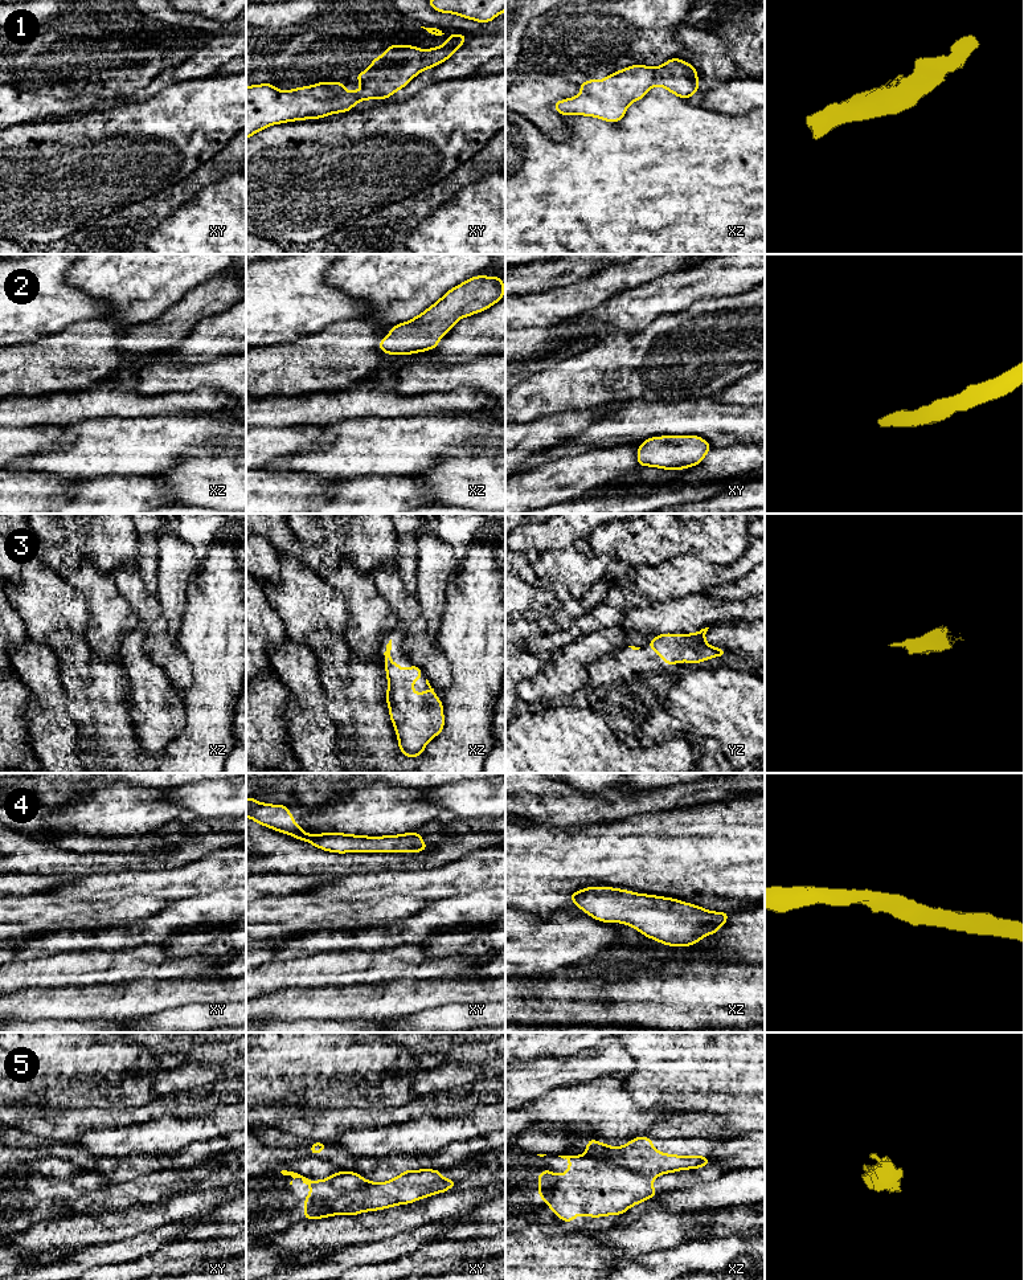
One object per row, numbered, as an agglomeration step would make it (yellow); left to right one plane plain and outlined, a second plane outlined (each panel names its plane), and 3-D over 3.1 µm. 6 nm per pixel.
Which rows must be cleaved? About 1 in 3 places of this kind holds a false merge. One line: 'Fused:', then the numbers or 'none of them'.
Fused: 5

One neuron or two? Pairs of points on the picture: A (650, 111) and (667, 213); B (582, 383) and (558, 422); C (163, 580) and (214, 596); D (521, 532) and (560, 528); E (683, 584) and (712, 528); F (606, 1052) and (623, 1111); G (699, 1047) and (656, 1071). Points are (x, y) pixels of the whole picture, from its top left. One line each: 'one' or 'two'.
A: one
B: two
C: two
D: one
E: two
F: two
G: one

